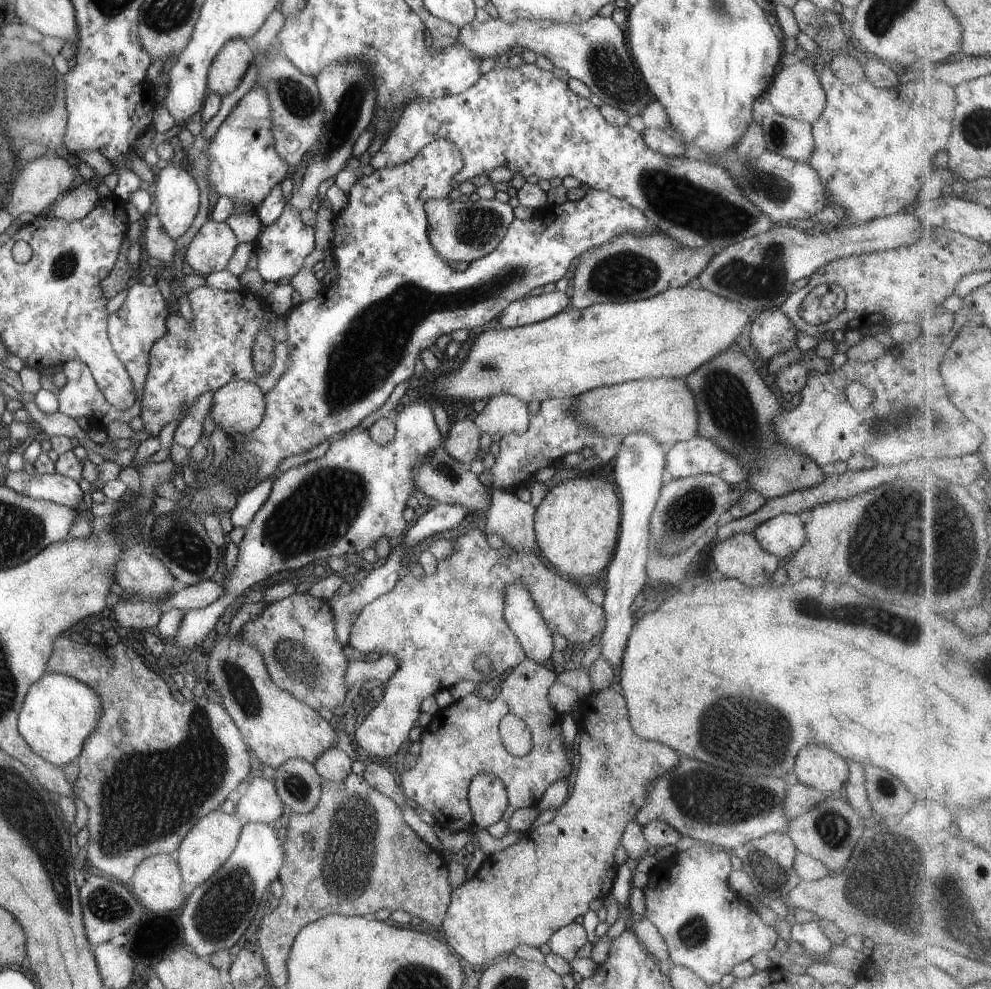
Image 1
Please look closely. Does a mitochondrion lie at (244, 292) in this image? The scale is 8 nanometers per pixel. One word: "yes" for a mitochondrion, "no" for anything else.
no

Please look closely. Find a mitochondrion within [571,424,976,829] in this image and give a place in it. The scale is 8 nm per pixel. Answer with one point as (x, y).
(910, 572)

